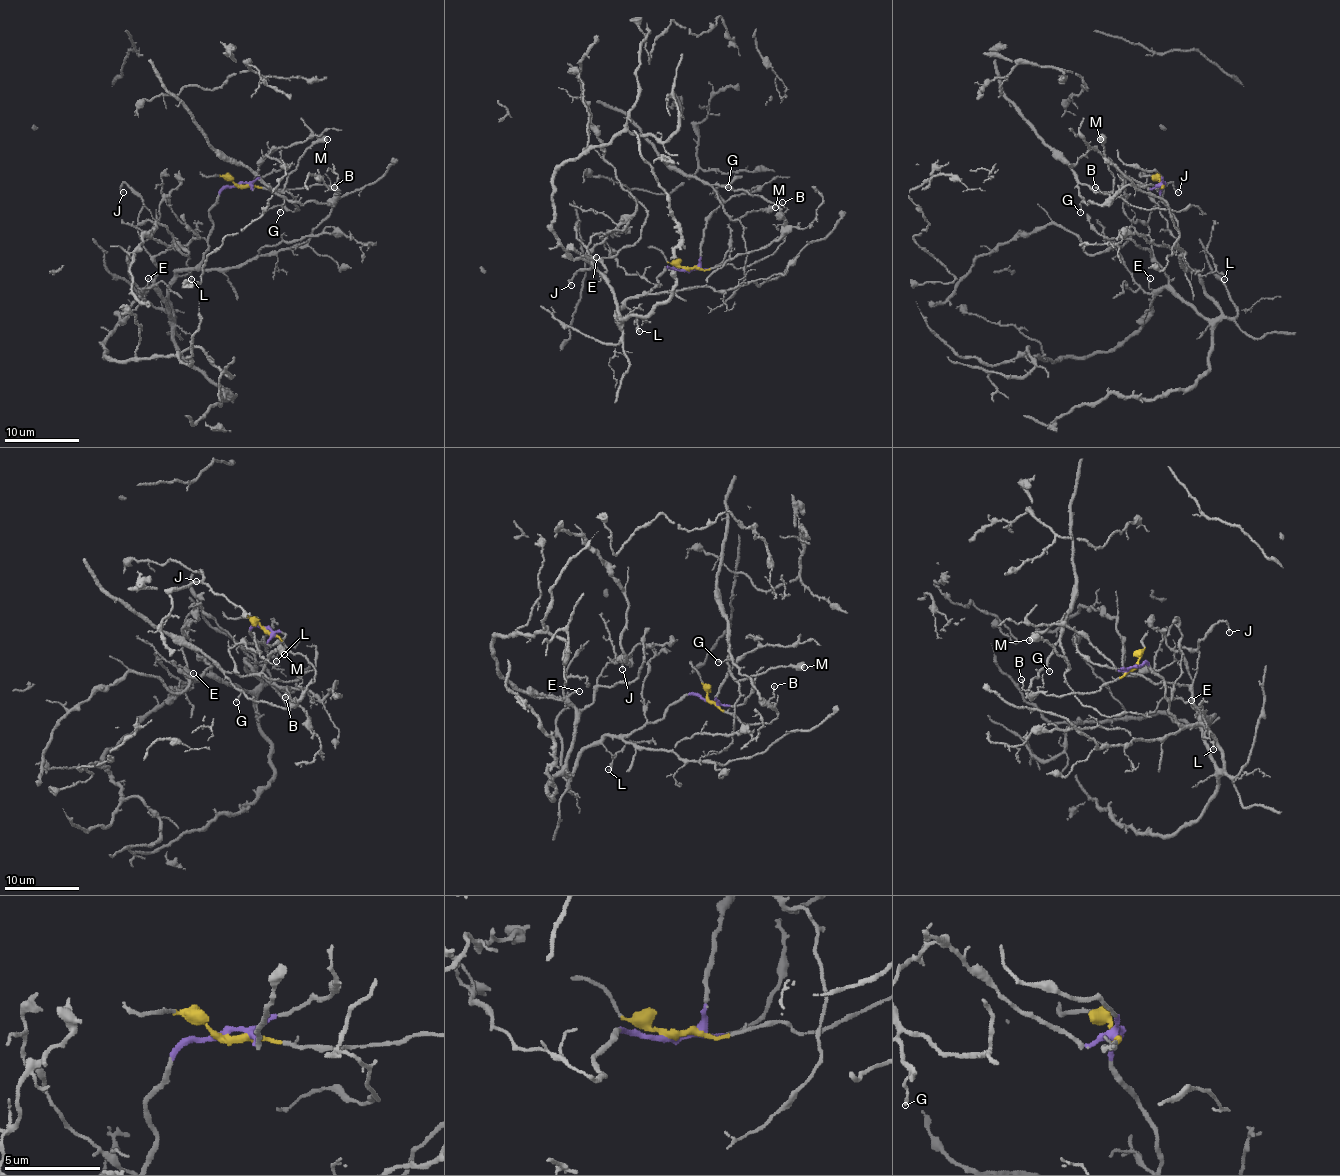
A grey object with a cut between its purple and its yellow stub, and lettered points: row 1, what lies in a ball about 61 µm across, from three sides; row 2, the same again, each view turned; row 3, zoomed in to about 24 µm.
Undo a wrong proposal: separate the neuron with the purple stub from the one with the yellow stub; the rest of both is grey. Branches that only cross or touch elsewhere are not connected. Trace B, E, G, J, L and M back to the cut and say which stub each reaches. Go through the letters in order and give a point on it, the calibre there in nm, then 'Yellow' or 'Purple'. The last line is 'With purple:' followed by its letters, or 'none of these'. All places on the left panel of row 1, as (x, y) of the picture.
B: Place: (334, 187). Thickness 100 nm. Yellow
E: Place: (148, 278). Thickness 150 nm. Purple
G: Place: (280, 212). Thickness 140 nm. Yellow
J: Place: (123, 192). Thickness 160 nm. Purple
L: Place: (191, 279). Thickness 150 nm. Purple
M: Place: (327, 139). Thickness 600 nm. Yellow
With purple: E, J, L

